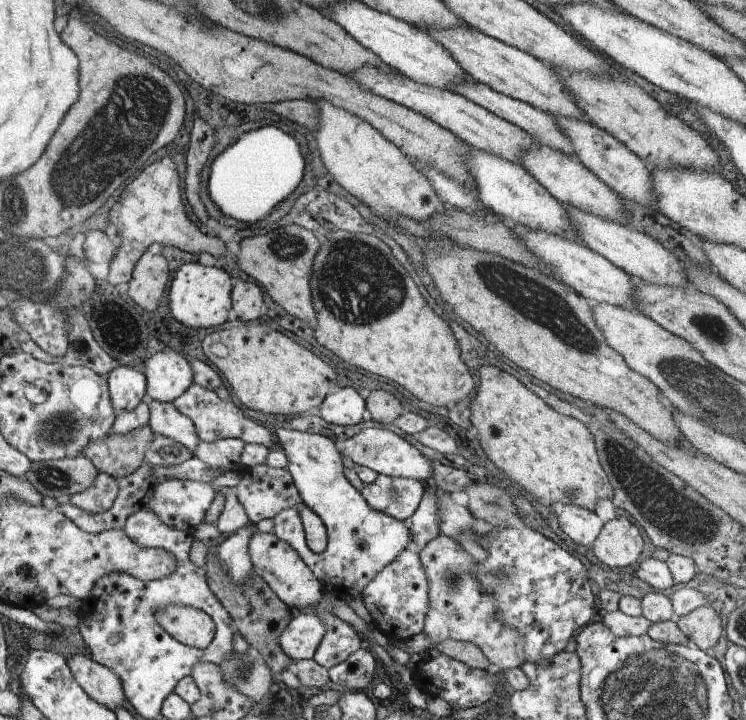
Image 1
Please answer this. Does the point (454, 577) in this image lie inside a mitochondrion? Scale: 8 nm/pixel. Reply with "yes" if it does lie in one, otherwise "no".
yes

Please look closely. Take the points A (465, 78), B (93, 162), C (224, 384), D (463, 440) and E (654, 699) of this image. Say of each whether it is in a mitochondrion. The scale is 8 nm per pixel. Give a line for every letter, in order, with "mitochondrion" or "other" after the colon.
A: other
B: mitochondrion
C: other
D: other
E: mitochondrion

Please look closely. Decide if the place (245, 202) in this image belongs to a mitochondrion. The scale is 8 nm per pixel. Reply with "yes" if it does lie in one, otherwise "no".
no

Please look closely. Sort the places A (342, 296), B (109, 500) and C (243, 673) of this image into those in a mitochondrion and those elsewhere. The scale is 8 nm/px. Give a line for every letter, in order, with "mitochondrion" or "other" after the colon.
A: mitochondrion
B: other
C: mitochondrion

